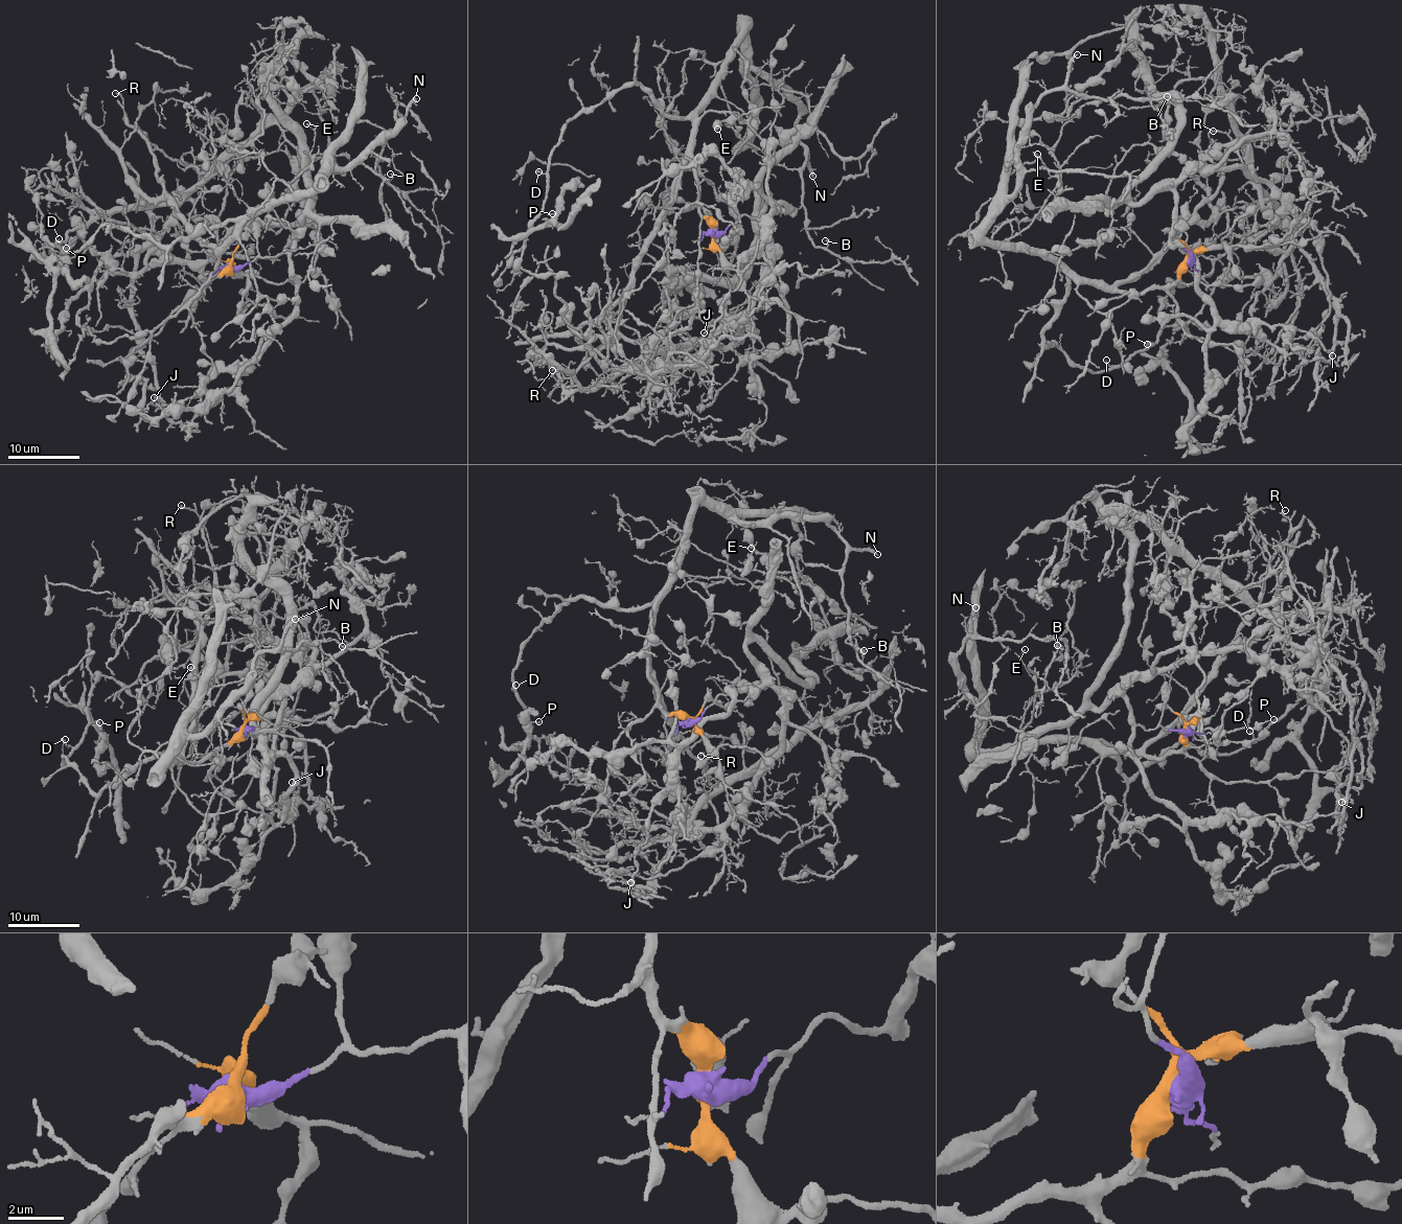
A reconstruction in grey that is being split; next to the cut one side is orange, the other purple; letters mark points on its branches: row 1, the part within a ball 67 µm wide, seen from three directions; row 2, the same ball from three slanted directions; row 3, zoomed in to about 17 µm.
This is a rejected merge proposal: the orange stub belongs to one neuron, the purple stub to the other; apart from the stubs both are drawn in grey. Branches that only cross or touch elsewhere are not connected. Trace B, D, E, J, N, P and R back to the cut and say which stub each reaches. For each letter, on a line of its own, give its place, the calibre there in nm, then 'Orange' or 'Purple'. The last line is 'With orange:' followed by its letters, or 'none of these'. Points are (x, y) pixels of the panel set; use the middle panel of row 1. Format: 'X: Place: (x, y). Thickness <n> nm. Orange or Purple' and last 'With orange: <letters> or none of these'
B: Place: (825, 240). Thickness 140 nm. Orange
D: Place: (538, 171). Thickness 120 nm. Orange
E: Place: (717, 129). Thickness 130 nm. Orange
J: Place: (704, 332). Thickness 100 nm. Purple
N: Place: (812, 176). Thickness 200 nm. Orange
P: Place: (552, 213). Thickness 120 nm. Orange
R: Place: (552, 370). Thickness 140 nm. Orange
With orange: B, D, E, N, P, R

